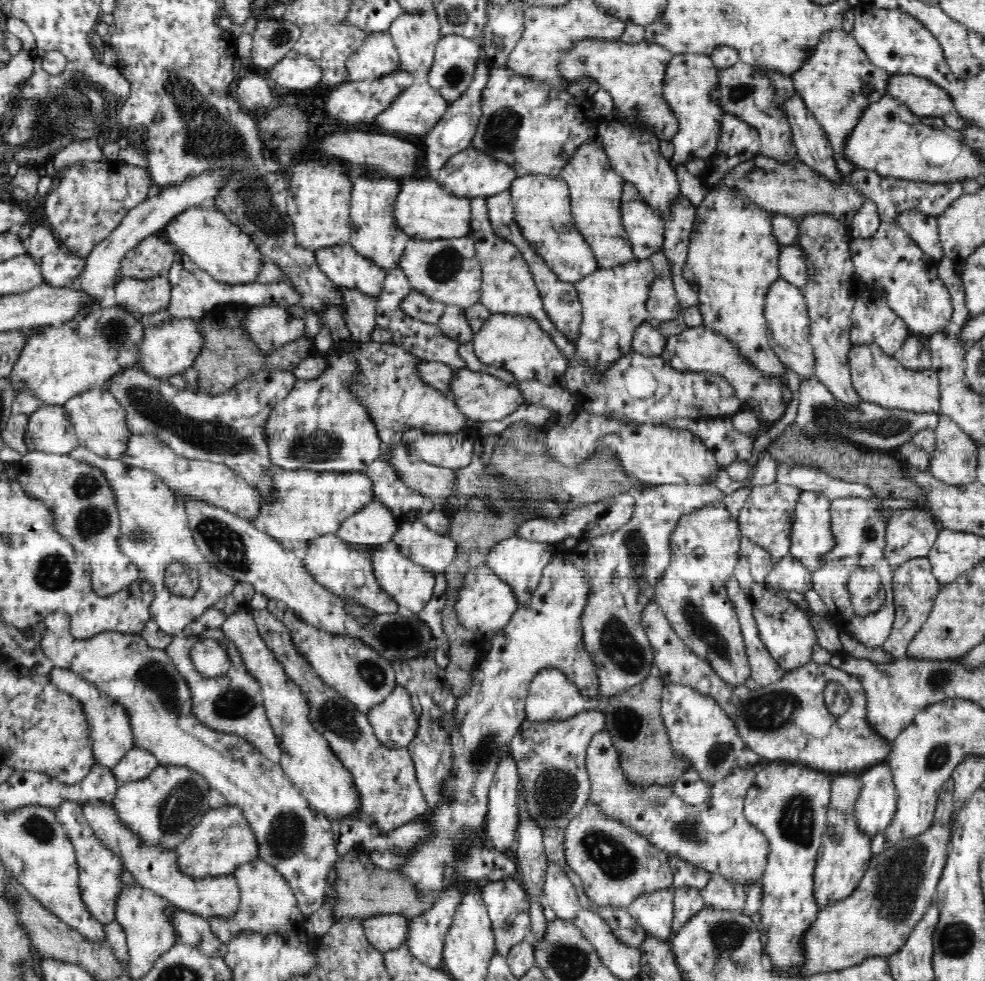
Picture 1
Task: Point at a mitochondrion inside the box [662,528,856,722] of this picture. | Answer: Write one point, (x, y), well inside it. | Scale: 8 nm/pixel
(706, 631)

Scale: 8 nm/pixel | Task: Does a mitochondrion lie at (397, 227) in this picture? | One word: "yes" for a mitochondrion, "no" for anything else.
no

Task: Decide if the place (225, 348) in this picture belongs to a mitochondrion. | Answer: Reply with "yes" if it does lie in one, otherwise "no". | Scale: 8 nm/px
no

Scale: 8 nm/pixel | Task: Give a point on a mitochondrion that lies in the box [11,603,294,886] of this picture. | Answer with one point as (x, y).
(176, 810)

